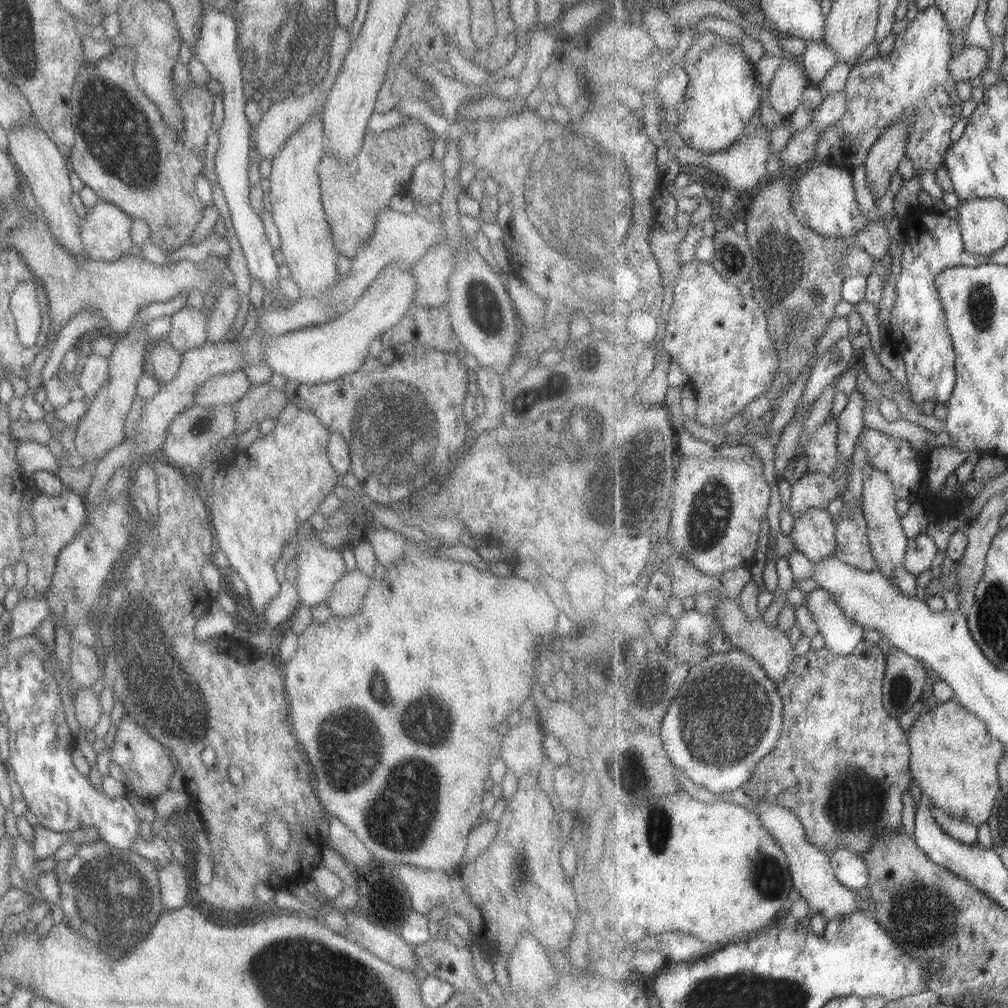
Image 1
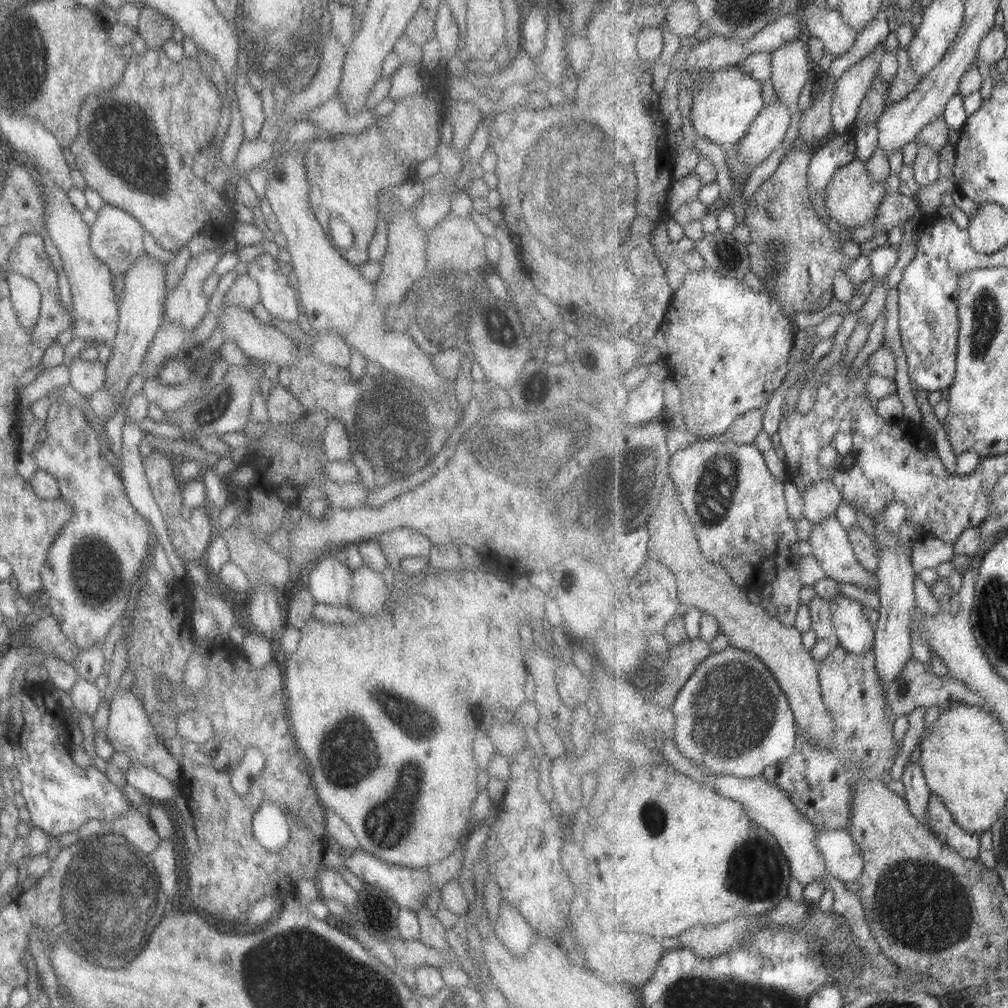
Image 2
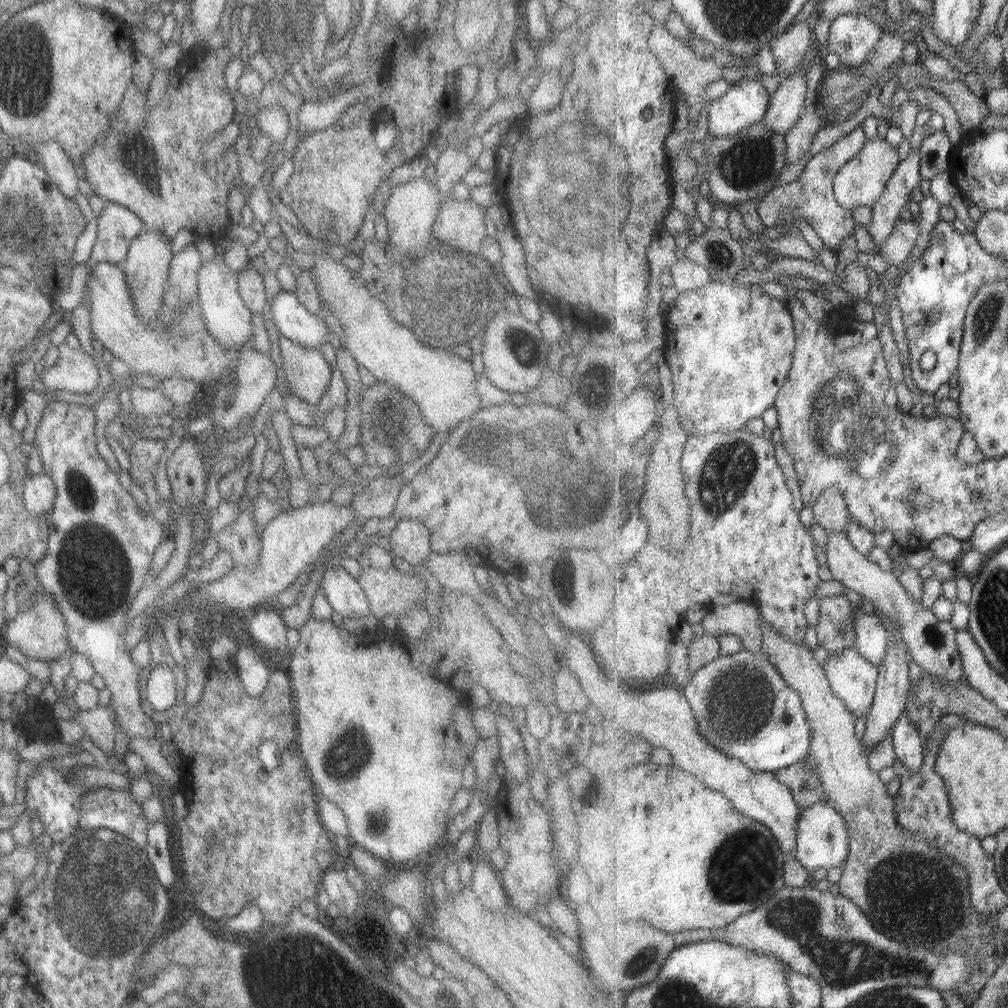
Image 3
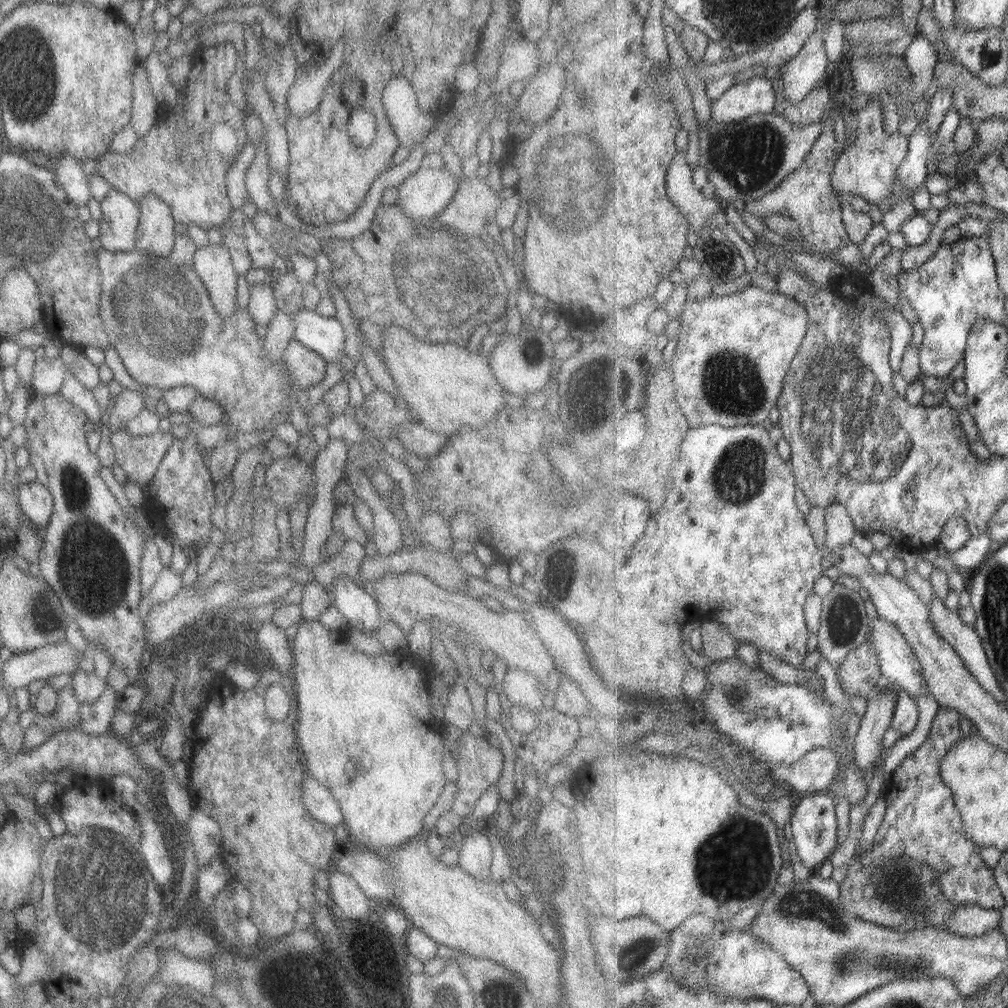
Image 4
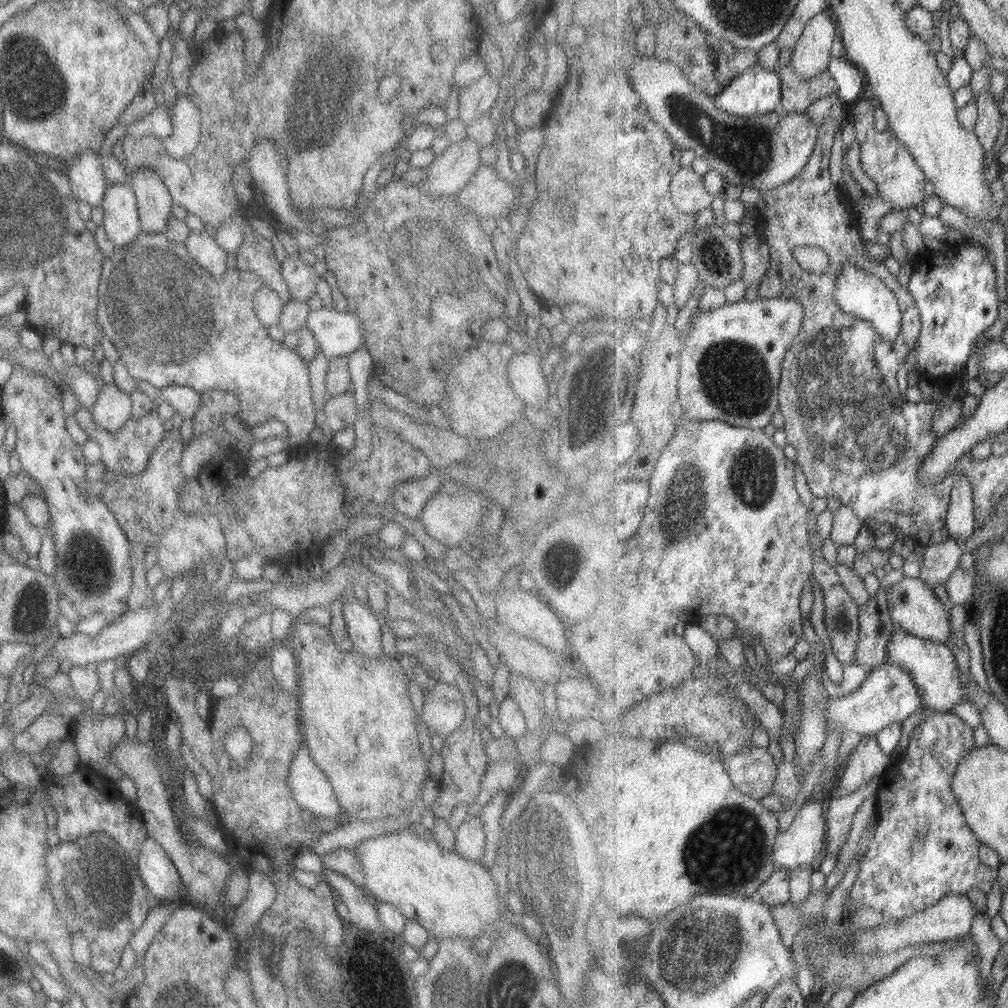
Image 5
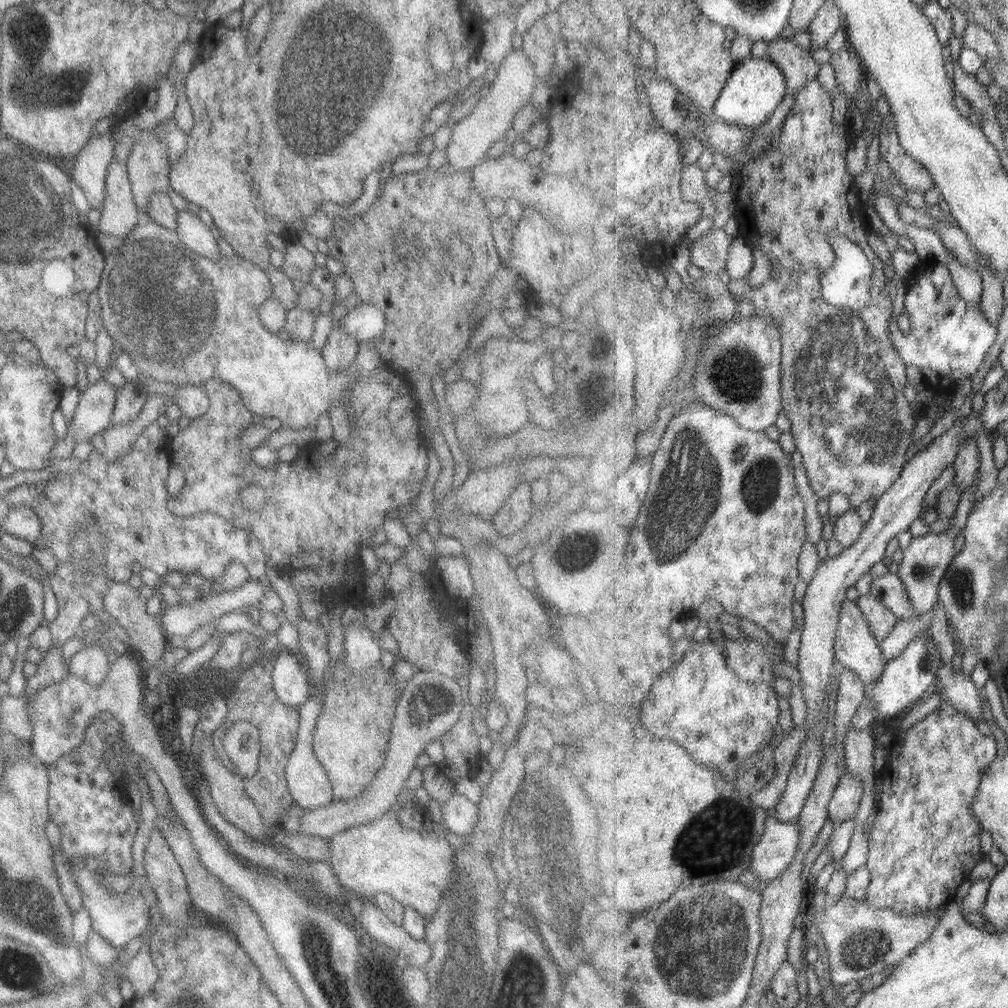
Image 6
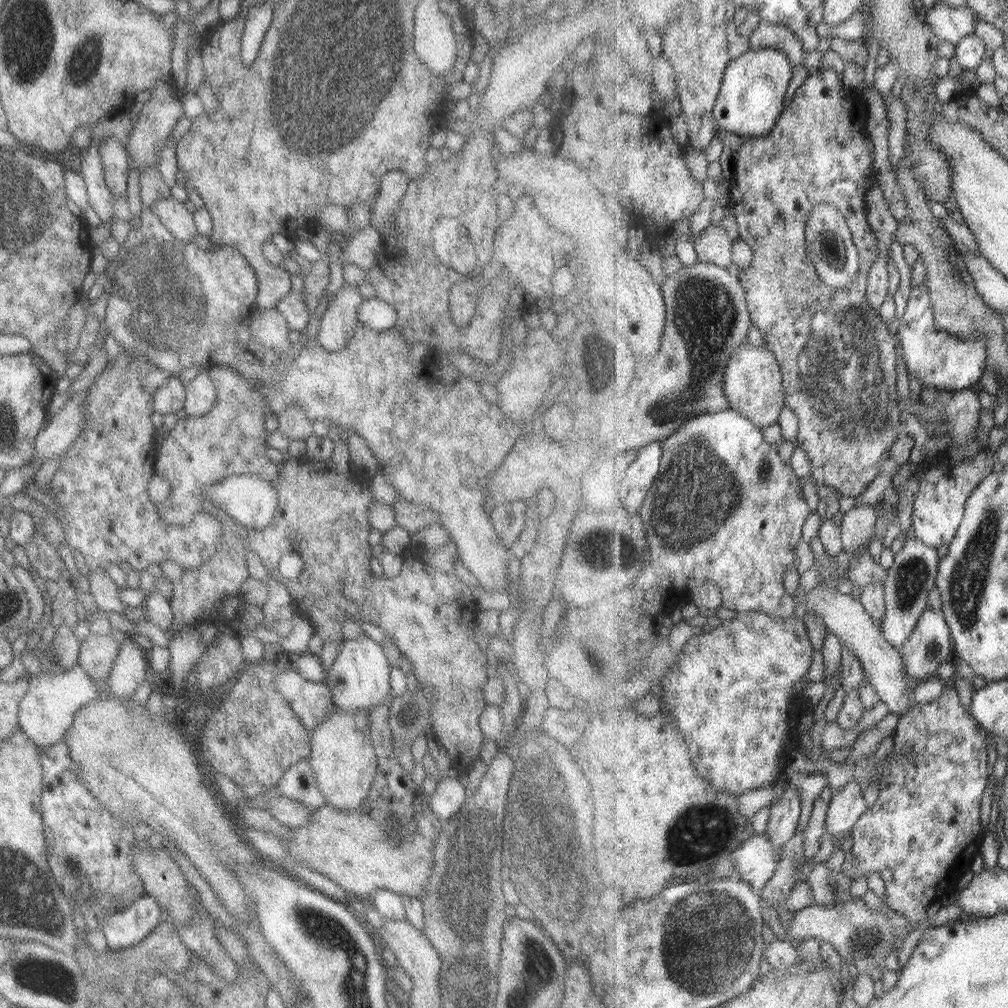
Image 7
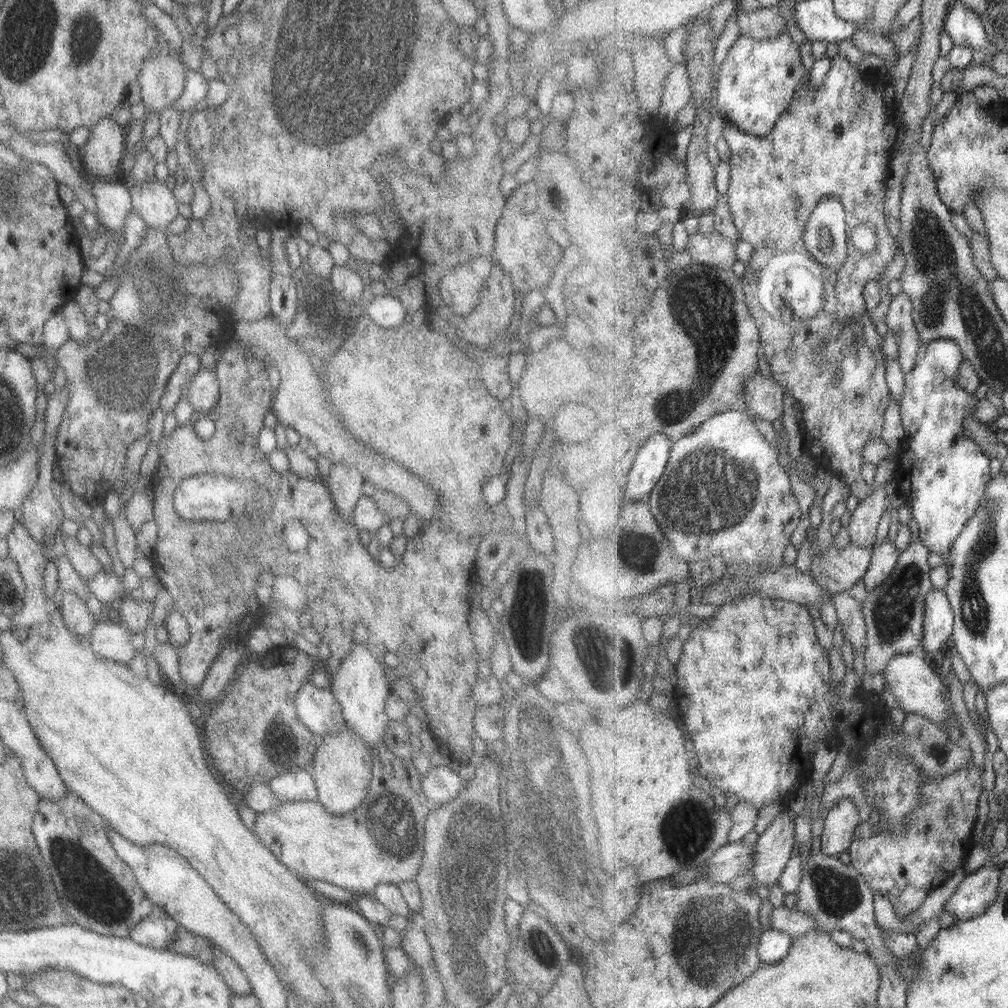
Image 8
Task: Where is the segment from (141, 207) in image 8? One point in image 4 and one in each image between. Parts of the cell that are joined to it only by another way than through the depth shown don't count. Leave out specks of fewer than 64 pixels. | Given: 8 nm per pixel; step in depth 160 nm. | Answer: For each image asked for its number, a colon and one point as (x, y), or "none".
4: (211, 263)
5: (199, 246)
6: (194, 236)
7: (171, 213)

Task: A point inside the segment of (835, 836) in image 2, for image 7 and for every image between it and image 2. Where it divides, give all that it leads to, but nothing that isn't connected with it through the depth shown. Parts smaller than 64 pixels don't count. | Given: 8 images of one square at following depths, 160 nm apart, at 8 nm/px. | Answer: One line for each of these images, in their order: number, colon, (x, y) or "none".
3: (823, 836)
4: (814, 826)
5: (806, 838)
6: (778, 848)
7: (757, 860)

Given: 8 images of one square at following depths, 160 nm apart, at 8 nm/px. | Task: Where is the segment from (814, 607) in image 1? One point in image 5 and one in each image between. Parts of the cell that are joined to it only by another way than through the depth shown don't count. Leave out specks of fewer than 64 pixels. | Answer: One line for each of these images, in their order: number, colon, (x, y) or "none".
2: (854, 632)
3: (873, 641)
4: (899, 665)
5: (932, 665)

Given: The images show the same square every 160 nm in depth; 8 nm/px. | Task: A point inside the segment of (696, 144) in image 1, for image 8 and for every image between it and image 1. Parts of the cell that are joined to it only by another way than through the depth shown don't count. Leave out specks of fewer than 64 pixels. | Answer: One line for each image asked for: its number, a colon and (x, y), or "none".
2: (727, 101)
3: (746, 102)
4: (758, 95)
5: (757, 91)
6: (756, 87)
7: (750, 103)
8: (757, 81)

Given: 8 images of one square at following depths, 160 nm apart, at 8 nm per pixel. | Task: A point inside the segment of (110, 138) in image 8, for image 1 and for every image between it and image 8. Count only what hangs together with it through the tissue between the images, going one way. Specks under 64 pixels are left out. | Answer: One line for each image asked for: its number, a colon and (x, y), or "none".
1: (104, 230)
2: (115, 238)
3: (116, 227)
4: (119, 215)
5: (120, 222)
6: (118, 216)
7: (114, 160)

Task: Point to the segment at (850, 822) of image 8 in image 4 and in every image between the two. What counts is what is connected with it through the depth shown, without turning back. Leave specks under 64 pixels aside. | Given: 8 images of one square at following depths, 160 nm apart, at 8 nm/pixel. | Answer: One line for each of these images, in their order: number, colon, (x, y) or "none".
4: (878, 718)
5: (867, 760)
6: (847, 797)
7: (847, 806)

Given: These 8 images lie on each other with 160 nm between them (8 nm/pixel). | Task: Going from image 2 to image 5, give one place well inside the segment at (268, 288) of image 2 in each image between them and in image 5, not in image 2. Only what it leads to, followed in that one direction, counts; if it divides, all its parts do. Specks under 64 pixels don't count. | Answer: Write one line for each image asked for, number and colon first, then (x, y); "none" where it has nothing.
3: (291, 320)
4: (324, 336)
5: (336, 333)

